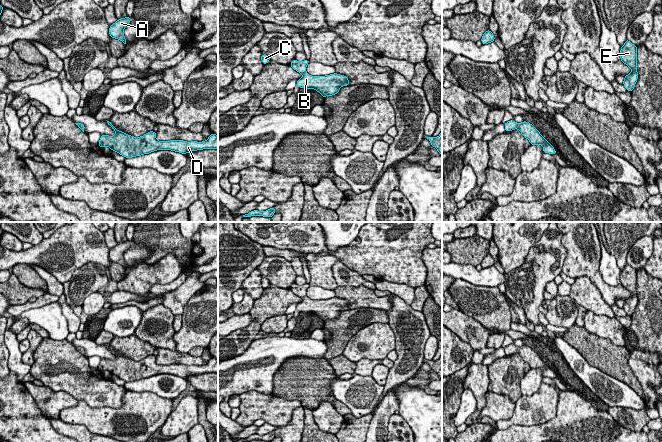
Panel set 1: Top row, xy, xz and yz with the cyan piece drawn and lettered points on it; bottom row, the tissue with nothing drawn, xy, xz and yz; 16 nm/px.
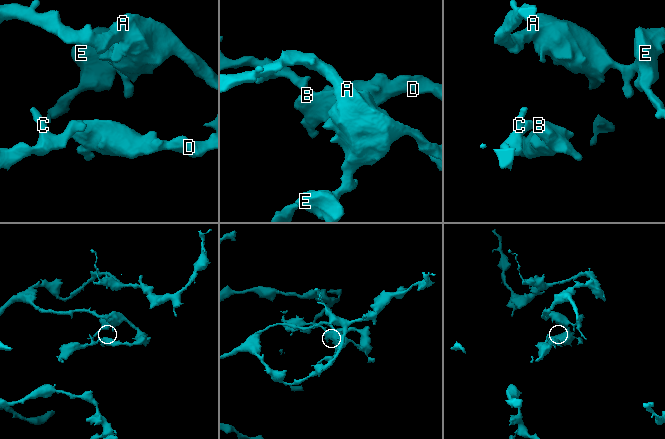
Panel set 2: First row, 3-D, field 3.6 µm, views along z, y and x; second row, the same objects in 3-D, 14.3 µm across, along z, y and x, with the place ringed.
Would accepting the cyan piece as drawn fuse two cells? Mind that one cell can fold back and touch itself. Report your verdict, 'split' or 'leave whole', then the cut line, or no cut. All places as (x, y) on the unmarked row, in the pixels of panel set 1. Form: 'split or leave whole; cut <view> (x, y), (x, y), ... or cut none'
leave whole; cut none

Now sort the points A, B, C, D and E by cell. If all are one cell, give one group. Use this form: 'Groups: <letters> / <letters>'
Groups: A B C D E

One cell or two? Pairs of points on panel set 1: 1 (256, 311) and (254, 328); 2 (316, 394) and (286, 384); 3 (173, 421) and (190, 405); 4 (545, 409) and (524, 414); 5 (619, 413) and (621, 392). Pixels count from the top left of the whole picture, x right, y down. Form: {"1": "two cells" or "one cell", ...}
{"1": "one cell", "2": "one cell", "3": "one cell", "4": "one cell", "5": "two cells"}

